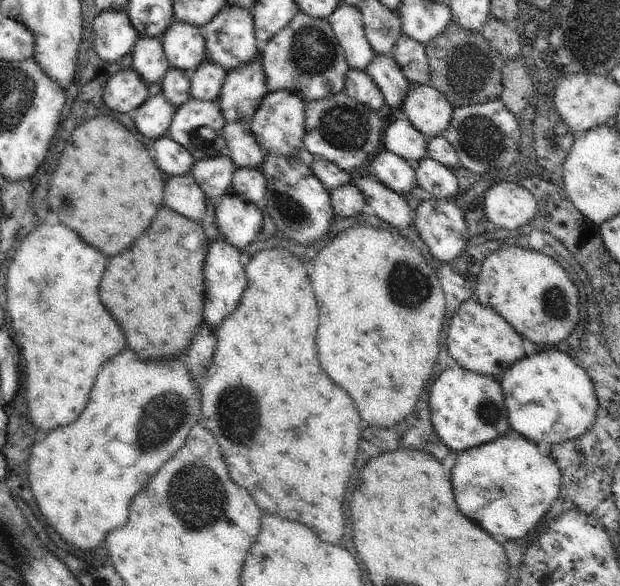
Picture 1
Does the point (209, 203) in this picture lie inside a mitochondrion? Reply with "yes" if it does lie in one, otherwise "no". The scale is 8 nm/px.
no

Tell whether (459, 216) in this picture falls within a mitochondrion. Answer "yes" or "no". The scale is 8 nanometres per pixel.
no

